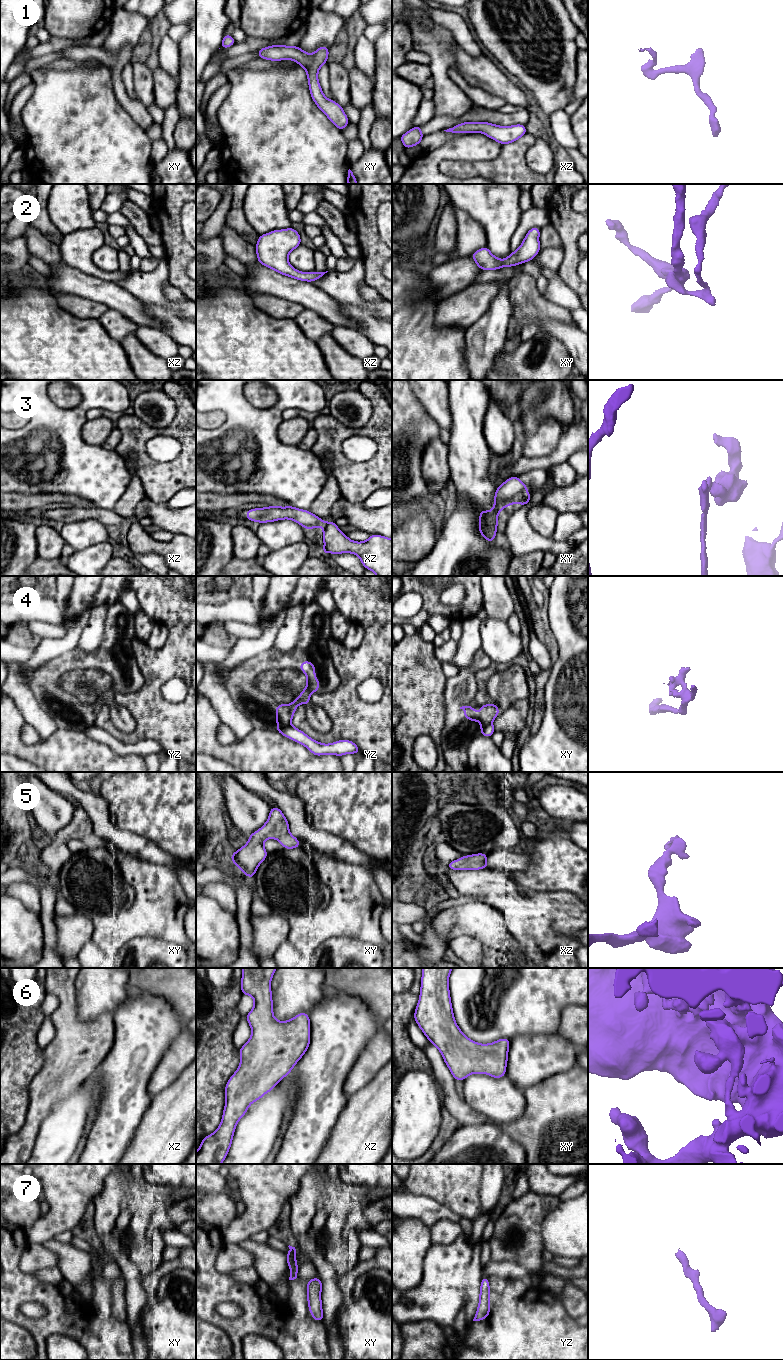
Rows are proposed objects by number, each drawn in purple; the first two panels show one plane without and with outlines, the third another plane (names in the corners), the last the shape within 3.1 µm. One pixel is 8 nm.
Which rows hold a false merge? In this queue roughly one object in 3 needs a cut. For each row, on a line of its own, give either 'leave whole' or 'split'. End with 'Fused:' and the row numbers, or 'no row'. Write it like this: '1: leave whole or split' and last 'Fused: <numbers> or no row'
1: leave whole
2: leave whole
3: split
4: split
5: leave whole
6: leave whole
7: leave whole
Fused: 3, 4

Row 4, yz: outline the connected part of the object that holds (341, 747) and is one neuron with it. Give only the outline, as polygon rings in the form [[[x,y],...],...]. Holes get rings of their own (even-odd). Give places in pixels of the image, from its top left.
[[[277,725],[275,730],[281,735],[304,745],[312,754],[321,756],[325,754],[337,755],[341,757],[344,754],[358,754],[360,752],[358,746],[350,740],[339,740],[331,744],[322,744],[310,738],[303,731],[289,726]]]

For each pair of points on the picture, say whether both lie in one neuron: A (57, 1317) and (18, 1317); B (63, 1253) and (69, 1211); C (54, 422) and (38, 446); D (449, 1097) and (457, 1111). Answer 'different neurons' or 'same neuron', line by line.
A: same neuron
B: different neurons
C: same neuron
D: same neuron

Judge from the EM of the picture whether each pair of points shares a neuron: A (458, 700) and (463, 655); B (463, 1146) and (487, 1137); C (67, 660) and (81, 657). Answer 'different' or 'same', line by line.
A: different
B: same
C: same

